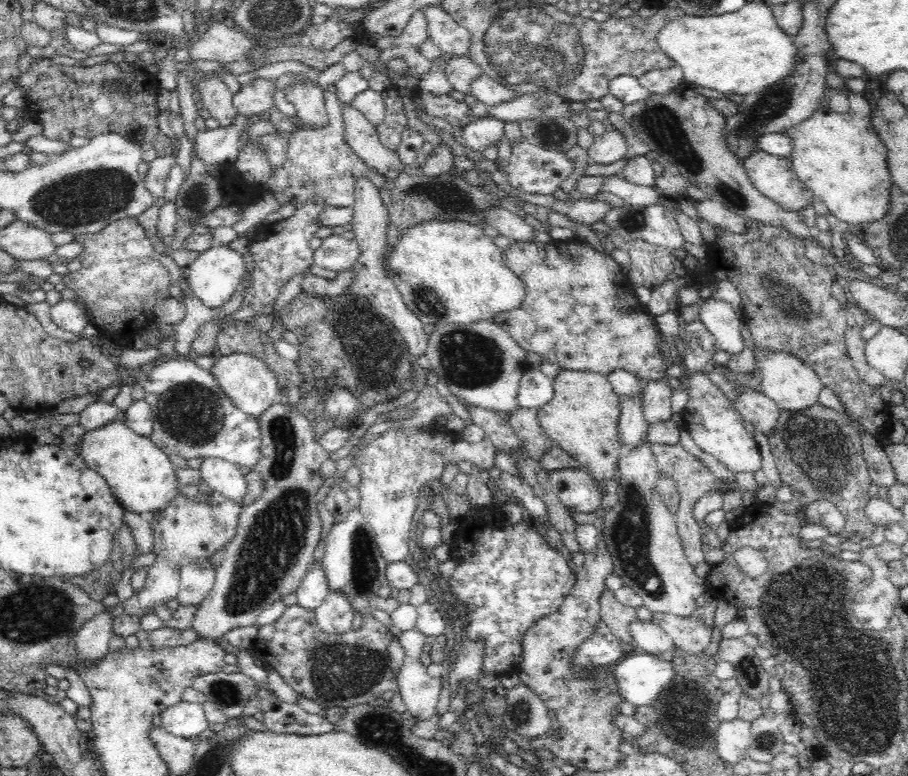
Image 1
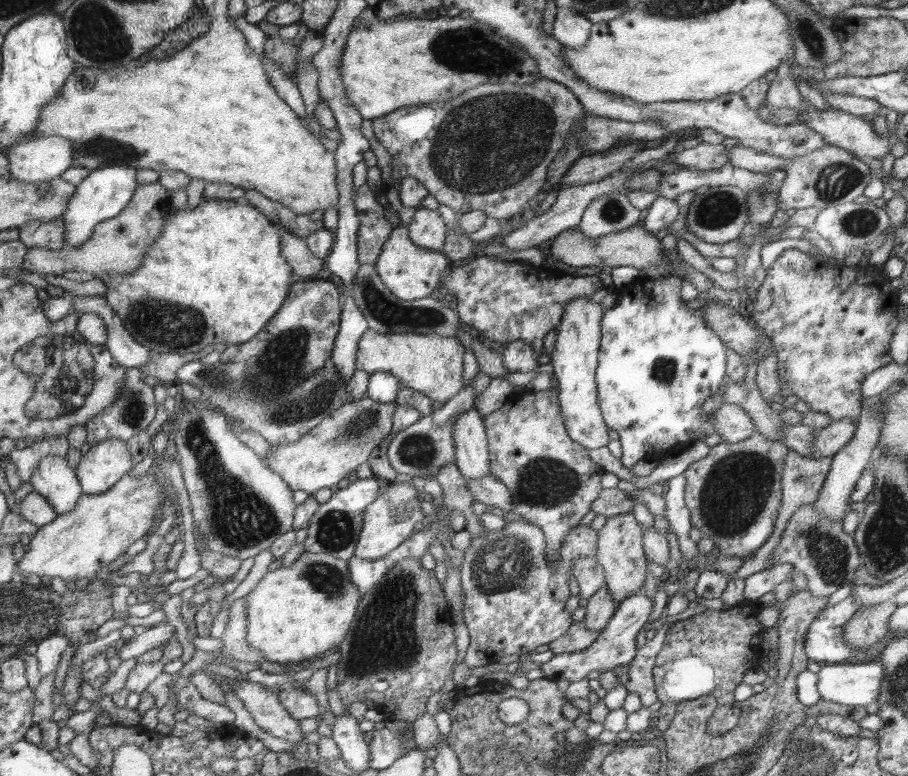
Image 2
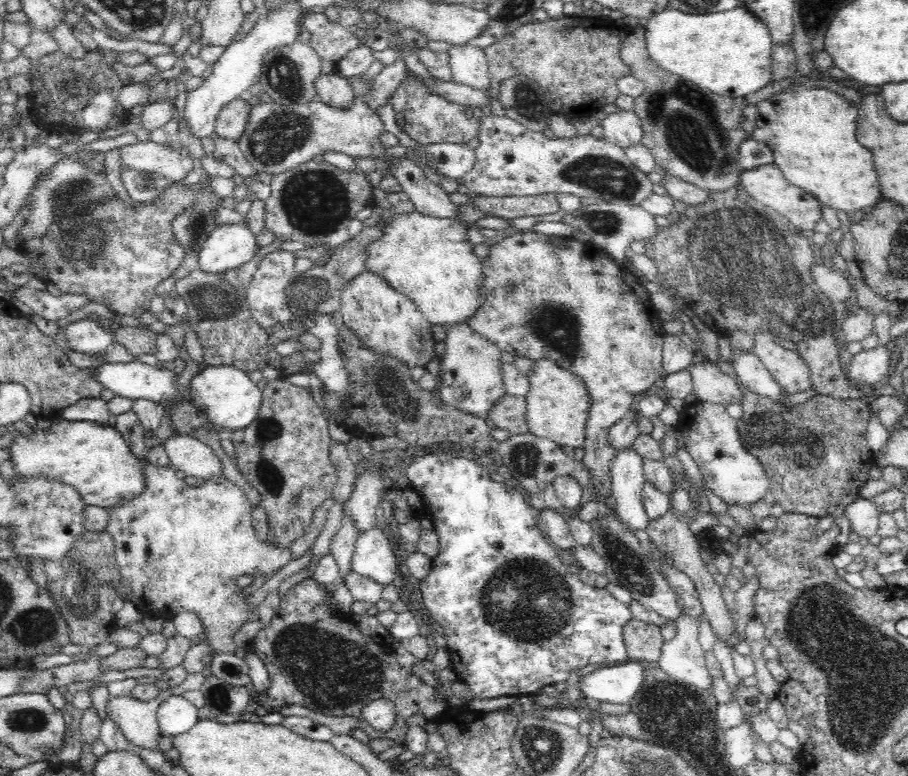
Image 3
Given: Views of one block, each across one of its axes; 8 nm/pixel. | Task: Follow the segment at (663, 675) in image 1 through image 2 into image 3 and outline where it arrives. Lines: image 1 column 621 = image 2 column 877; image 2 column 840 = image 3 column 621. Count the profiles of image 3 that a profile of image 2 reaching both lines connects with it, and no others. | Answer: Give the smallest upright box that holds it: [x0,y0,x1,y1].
[580,660,648,704]

